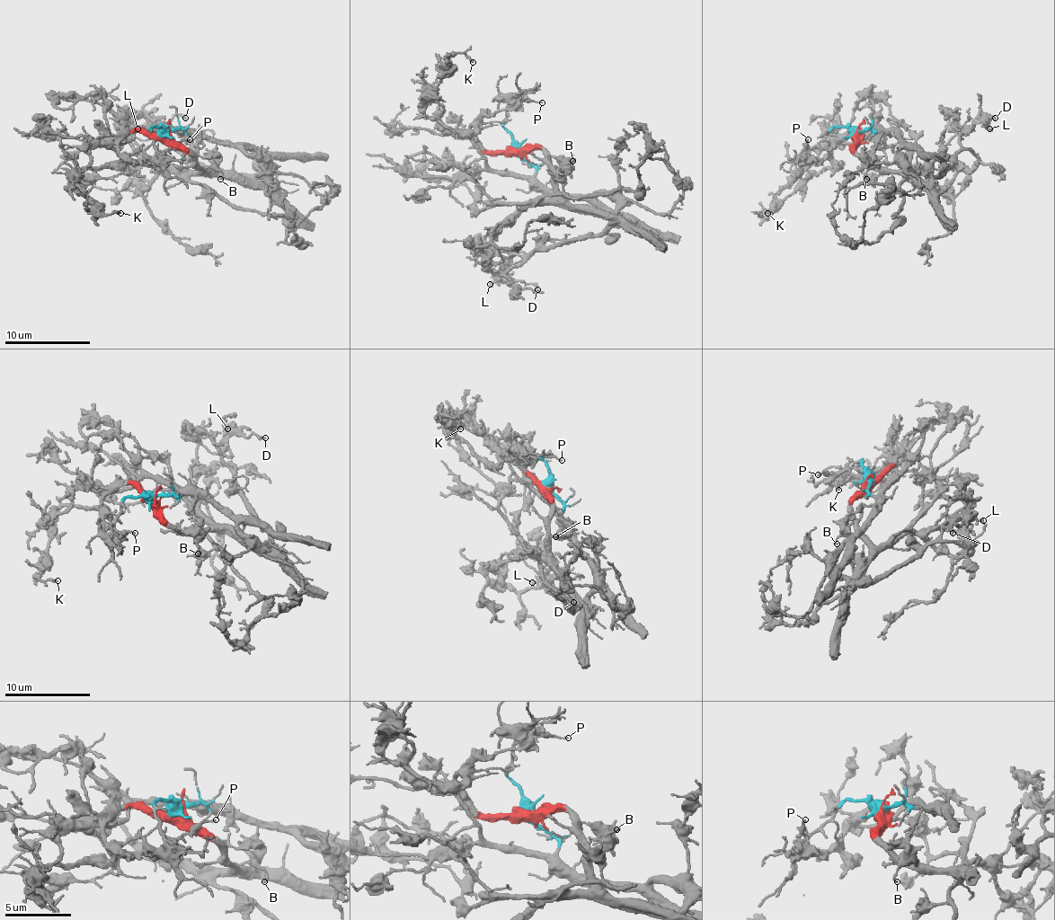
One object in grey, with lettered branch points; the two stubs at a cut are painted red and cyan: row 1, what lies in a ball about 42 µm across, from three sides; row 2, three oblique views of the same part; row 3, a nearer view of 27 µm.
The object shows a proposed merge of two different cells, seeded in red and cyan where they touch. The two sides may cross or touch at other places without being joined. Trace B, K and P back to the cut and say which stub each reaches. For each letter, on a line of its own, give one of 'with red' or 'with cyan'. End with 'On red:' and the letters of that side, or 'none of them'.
B: with red
K: with red
P: with cyan
On red: B, K

